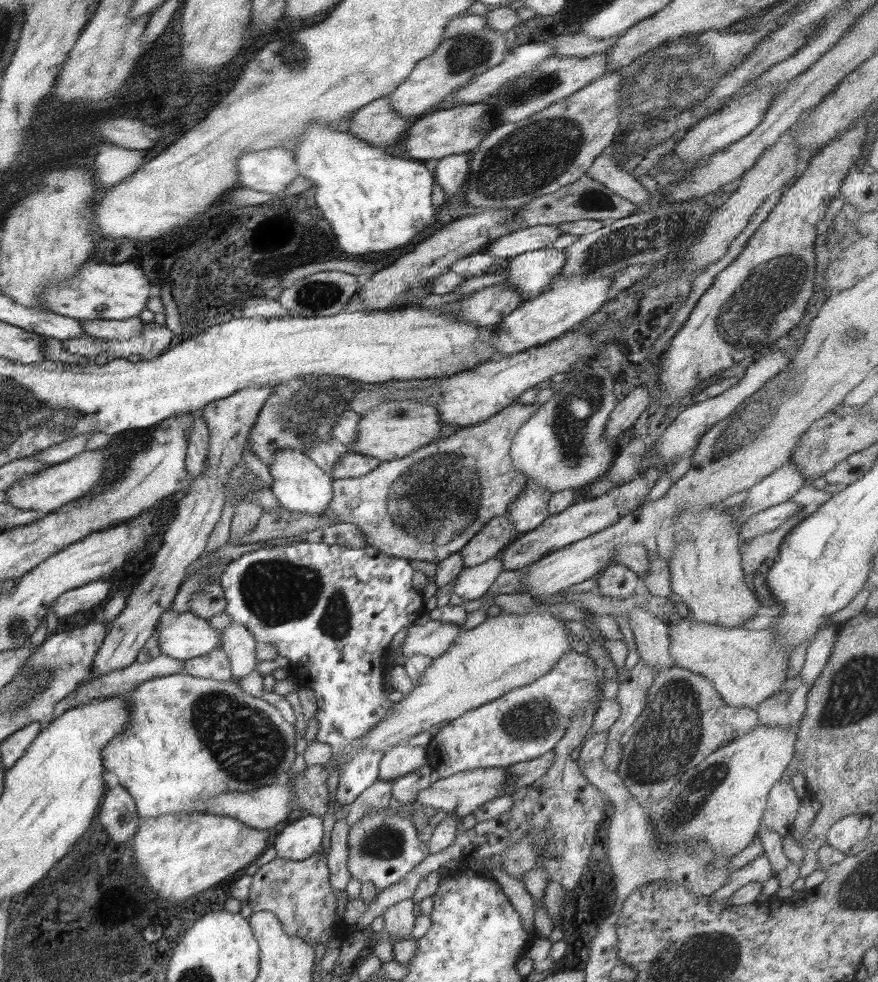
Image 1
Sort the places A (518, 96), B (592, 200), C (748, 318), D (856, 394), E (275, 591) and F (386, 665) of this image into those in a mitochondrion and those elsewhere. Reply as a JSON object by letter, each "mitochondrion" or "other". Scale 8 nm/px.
{"A":"mitochondrion","B":"mitochondrion","C":"mitochondrion","D":"other","E":"mitochondrion","F":"other"}

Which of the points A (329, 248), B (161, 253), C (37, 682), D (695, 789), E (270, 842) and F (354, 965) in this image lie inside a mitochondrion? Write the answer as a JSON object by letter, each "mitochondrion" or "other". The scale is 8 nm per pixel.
{"A":"other","B":"other","C":"mitochondrion","D":"mitochondrion","E":"other","F":"other"}

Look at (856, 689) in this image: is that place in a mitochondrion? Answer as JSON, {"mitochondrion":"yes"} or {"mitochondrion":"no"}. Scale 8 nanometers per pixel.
{"mitochondrion":"yes"}

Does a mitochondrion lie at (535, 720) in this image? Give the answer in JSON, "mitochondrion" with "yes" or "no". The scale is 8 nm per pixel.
{"mitochondrion":"yes"}

